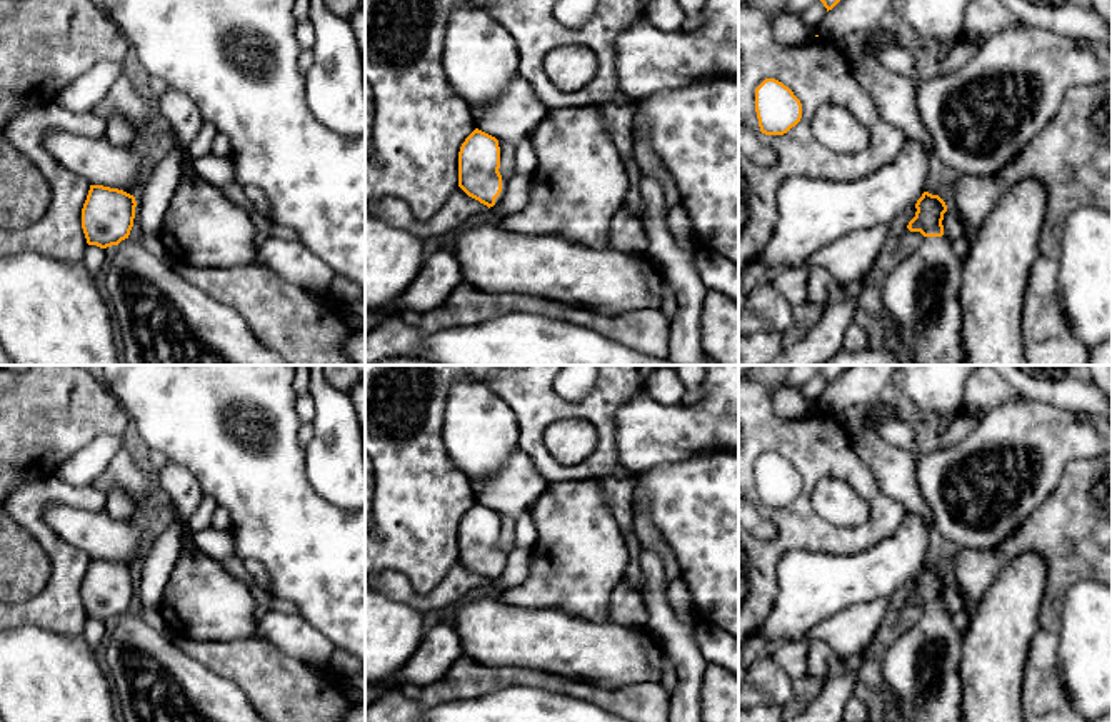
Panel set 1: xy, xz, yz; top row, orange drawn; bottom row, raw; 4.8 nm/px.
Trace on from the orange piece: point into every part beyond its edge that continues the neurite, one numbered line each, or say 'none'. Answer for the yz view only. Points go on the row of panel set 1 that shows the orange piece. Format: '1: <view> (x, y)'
1: yz (922, 292)

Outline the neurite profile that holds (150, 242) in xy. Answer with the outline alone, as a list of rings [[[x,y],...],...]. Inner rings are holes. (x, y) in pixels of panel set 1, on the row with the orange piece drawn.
[[[140,232],[138,242],[143,245],[143,248],[147,248],[158,260],[162,260],[168,265],[173,263],[168,250],[165,248],[165,245],[162,243],[158,235],[147,235],[147,233]]]

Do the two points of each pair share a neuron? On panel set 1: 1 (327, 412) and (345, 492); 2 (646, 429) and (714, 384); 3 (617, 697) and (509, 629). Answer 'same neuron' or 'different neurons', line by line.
1: same neuron
2: same neuron
3: different neurons

